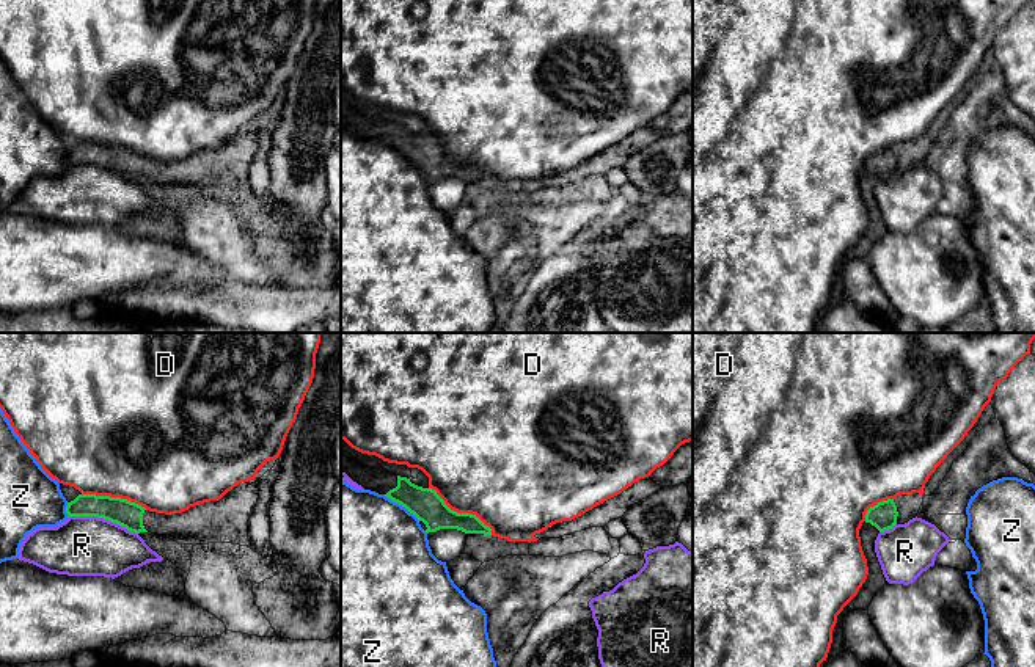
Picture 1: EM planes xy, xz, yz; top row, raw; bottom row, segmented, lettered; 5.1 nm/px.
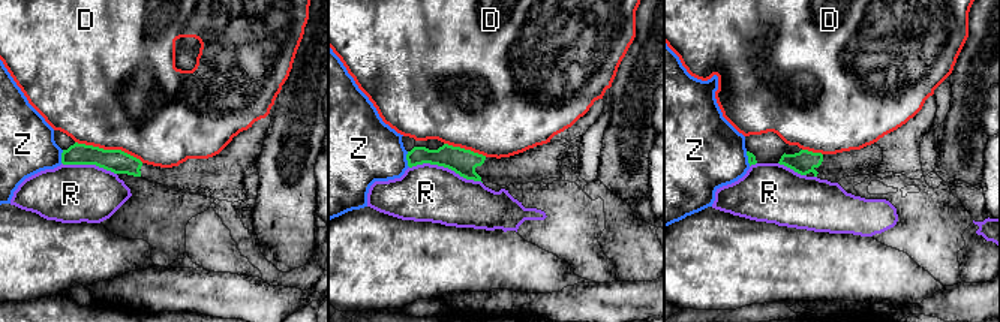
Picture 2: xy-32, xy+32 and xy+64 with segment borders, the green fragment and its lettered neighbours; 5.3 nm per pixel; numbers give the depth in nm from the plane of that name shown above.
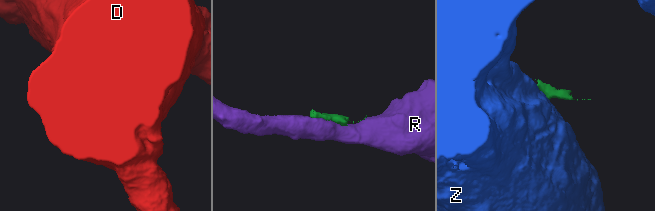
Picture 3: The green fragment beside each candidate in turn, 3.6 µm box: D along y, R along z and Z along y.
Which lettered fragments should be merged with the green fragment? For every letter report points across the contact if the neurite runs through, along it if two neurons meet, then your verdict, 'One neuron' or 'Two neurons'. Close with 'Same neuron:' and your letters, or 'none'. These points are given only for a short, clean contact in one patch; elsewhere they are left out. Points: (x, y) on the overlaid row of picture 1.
D: Two neurons
R: Two neurons
Z: Boundary: xz (384, 495), (404, 506), (420, 520). Two neurons
Same neuron: none

